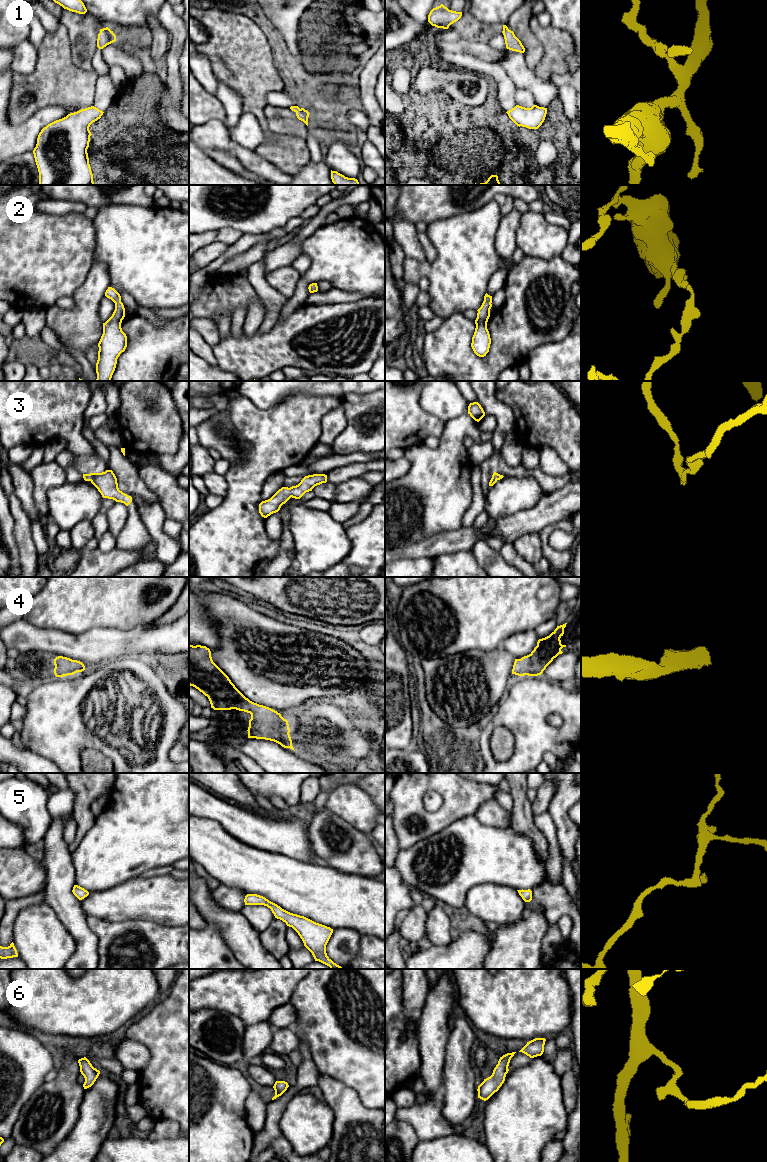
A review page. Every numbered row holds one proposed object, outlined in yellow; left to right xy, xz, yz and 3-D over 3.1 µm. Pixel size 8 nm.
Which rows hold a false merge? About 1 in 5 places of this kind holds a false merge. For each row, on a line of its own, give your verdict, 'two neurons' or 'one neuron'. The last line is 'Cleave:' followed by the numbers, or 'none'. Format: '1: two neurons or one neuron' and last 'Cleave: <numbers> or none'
1: one neuron
2: one neuron
3: one neuron
4: one neuron
5: one neuron
6: one neuron
Cleave: none

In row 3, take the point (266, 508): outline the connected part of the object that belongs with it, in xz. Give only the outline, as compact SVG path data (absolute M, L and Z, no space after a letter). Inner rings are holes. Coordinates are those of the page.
M325 474L305 476L298 485L290 488L282 487L270 499L262 501L259 504L259 513L262 517L267 518L271 514L278 512L281 506L291 497L300 499L306 492L312 491L315 486L326 482L327 475Z

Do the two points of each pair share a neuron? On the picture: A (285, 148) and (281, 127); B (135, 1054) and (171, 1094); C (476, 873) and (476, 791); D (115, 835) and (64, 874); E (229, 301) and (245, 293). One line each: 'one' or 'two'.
A: two
B: two
C: two
D: two
E: one

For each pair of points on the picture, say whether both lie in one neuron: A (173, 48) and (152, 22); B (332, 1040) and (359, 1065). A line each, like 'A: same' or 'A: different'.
A: different
B: same

